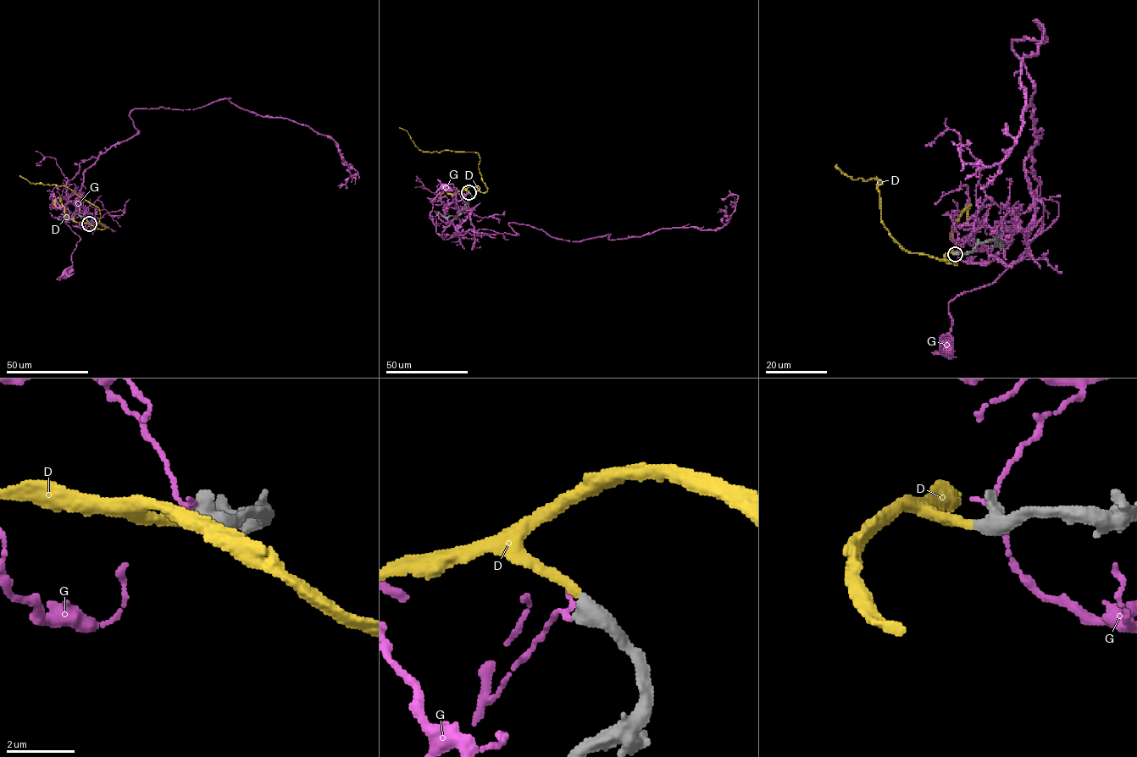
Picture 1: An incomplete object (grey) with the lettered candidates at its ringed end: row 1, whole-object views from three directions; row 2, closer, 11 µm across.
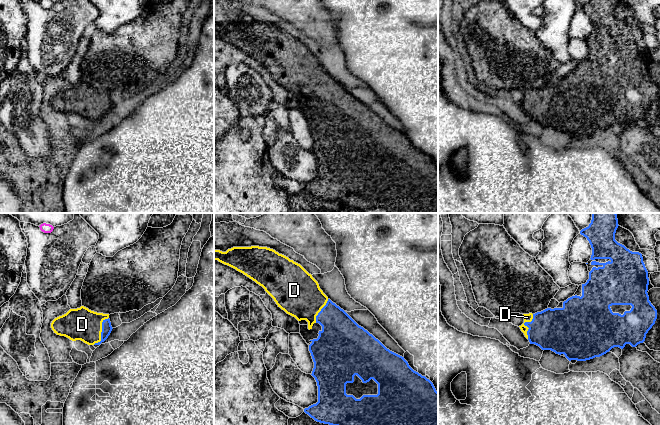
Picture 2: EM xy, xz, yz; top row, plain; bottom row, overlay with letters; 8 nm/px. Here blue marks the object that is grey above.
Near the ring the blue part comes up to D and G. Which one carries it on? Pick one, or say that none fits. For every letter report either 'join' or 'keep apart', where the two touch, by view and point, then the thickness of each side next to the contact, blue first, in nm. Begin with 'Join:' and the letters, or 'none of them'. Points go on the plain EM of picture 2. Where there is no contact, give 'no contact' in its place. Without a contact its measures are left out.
Join: D
D: join | xy (101, 108) | 80/260 nm
G: keep apart | no contact

